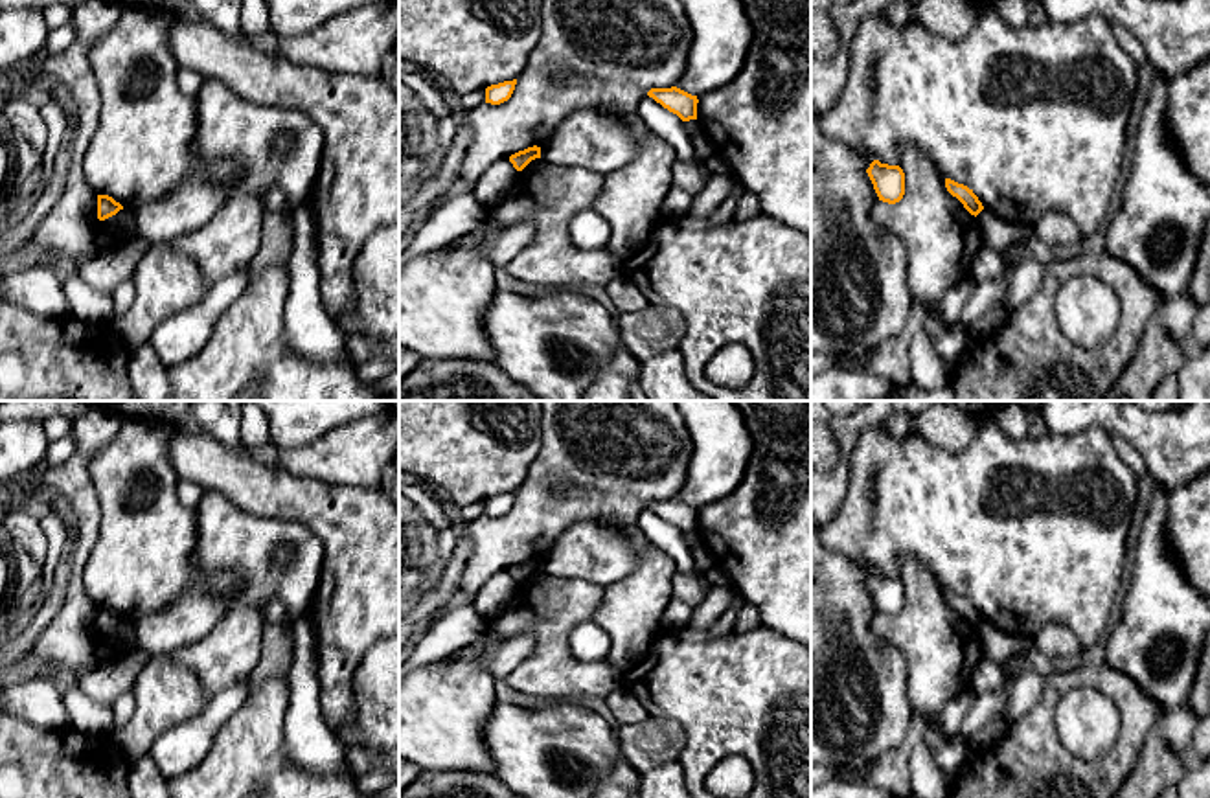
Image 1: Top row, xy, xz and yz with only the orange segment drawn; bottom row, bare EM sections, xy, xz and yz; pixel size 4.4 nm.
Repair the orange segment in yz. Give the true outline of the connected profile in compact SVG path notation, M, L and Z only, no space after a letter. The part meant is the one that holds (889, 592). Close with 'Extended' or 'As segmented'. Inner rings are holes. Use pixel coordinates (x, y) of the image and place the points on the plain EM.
M873 572L866 581L879 612L896 616L905 607L905 585L899 577L881 576Z. As segmented

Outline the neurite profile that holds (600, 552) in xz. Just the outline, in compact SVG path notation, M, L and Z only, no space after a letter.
M576 520L541 559L541 570L554 577L609 587L638 568L649 550L656 548L634 526Z

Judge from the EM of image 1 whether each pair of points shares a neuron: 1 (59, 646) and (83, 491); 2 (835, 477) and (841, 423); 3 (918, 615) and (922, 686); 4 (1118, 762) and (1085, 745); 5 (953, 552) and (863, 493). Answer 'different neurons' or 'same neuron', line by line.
1: same neuron
2: same neuron
3: same neuron
4: different neurons
5: same neuron

